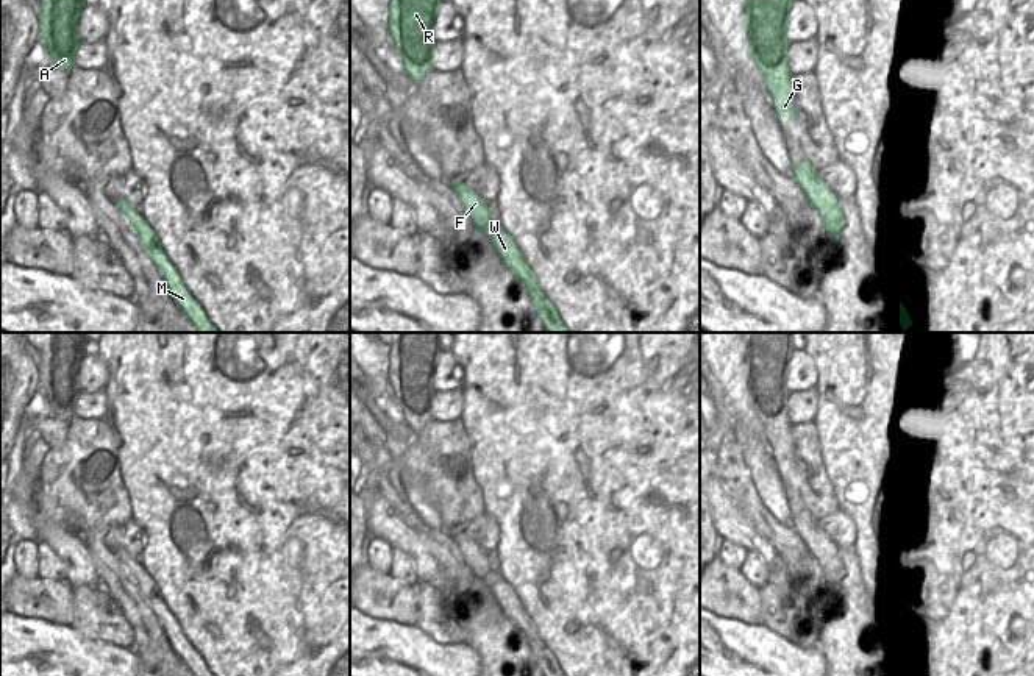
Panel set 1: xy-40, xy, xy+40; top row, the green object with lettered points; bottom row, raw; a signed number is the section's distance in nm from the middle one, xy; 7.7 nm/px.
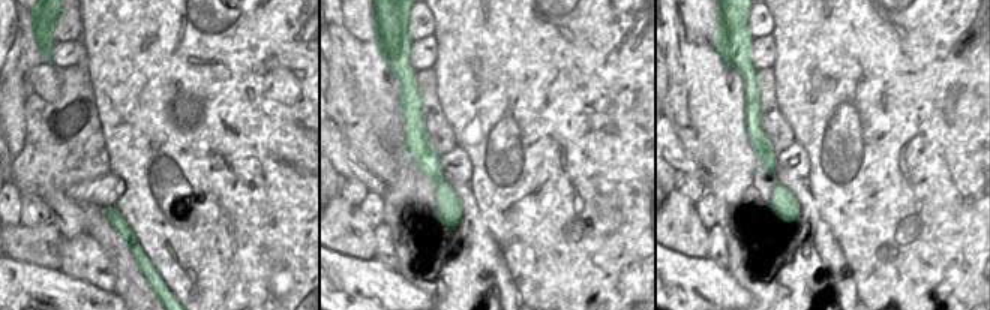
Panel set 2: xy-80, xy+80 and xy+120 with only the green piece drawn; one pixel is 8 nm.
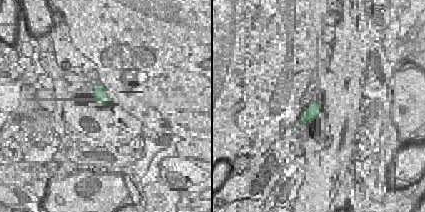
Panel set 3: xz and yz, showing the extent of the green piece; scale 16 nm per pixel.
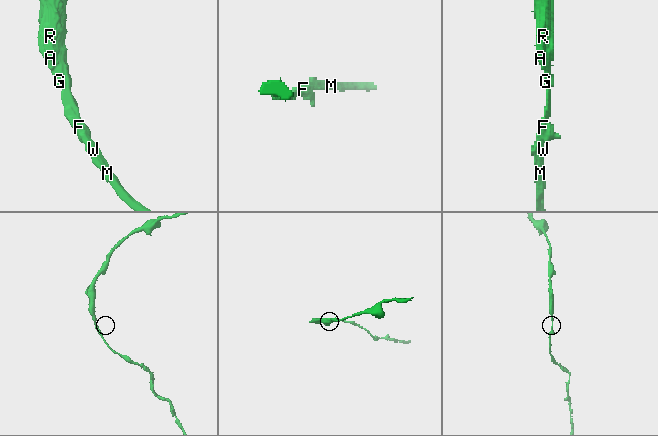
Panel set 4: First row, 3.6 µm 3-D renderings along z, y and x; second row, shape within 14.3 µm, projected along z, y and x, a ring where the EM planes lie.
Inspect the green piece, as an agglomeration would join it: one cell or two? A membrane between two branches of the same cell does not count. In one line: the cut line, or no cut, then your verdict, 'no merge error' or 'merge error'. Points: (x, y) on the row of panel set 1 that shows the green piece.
cut none; no merge error

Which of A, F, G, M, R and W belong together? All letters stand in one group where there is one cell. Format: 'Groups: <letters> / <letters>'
Groups: A F G M R W

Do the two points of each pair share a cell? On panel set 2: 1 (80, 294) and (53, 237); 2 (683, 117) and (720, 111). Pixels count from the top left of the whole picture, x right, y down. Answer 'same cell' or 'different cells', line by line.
1: different cells
2: different cells

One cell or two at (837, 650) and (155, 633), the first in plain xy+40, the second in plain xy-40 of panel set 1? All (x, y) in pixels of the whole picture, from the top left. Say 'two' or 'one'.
two

